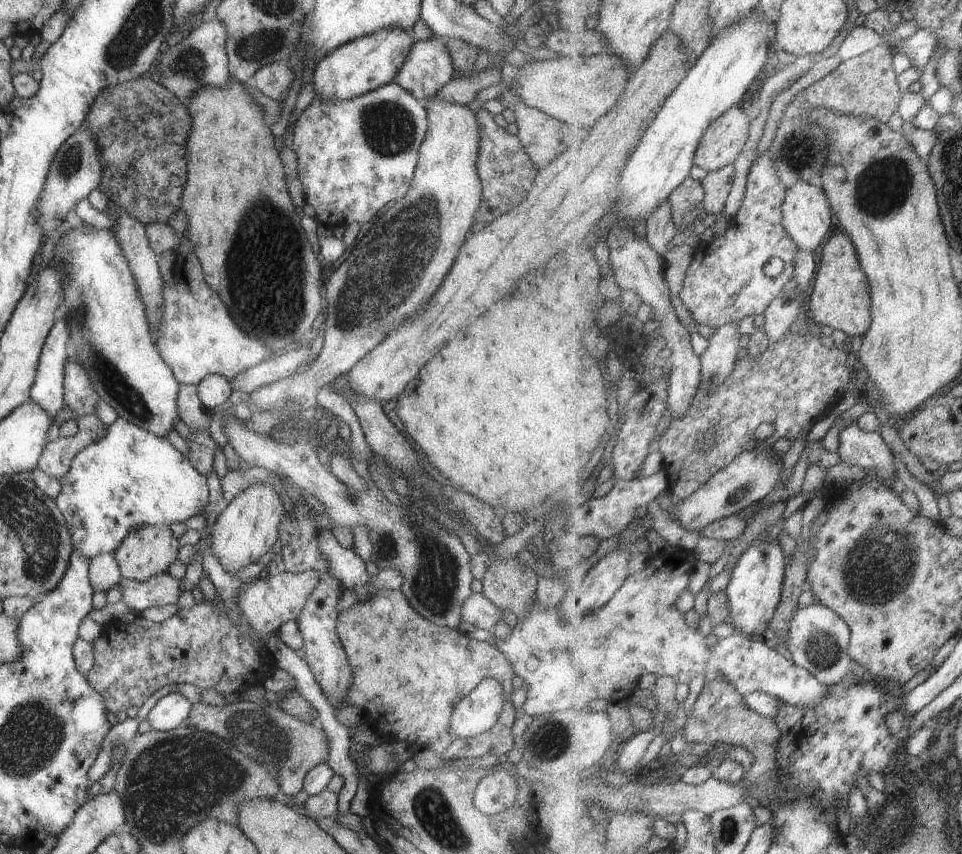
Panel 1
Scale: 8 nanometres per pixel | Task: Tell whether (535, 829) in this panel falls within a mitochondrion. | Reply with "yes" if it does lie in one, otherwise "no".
no

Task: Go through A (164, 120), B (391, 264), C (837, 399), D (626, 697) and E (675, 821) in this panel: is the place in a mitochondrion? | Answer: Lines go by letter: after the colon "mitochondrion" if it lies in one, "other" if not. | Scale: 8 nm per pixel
A: other
B: mitochondrion
C: other
D: other
E: other

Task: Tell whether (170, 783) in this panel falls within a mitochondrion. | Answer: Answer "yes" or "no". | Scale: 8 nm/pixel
yes

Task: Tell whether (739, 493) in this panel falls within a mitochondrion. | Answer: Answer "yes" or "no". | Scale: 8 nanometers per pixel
yes

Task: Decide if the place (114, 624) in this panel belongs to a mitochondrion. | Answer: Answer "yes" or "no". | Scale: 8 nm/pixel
no

